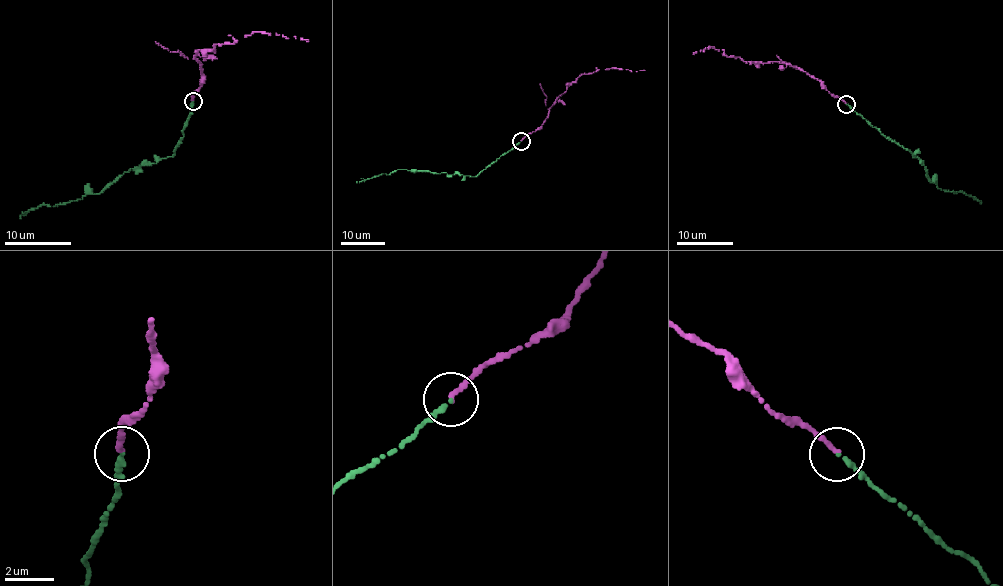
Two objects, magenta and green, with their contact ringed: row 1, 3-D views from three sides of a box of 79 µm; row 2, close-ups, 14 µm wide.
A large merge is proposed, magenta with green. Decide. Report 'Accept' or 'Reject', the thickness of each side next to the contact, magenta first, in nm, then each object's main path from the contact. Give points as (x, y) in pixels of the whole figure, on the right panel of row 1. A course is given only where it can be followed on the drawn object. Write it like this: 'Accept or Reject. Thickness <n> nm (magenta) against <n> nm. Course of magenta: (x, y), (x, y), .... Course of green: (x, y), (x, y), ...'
Accept. Thickness 220 nm (magenta) against 220 nm. Course of magenta: (846, 103), (805, 71), (784, 63), (750, 63), (726, 57), (713, 46), (693, 54). Course of green: (846, 104), (880, 133), (921, 159), (930, 182), (936, 183), (938, 188), (963, 192), (981, 204)

